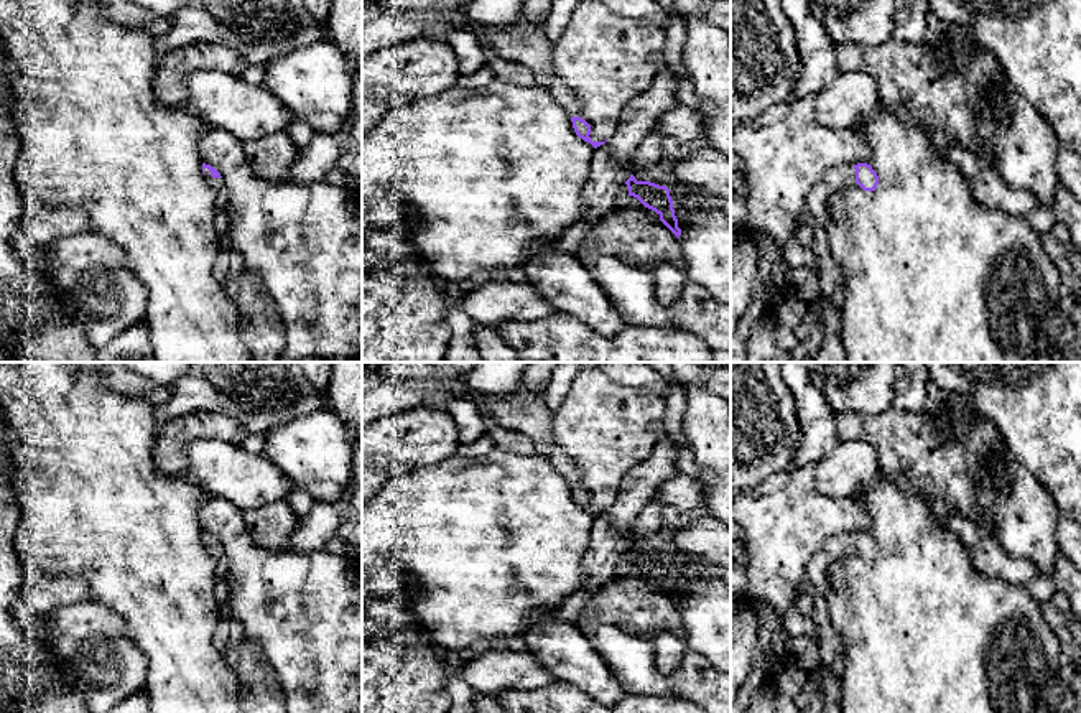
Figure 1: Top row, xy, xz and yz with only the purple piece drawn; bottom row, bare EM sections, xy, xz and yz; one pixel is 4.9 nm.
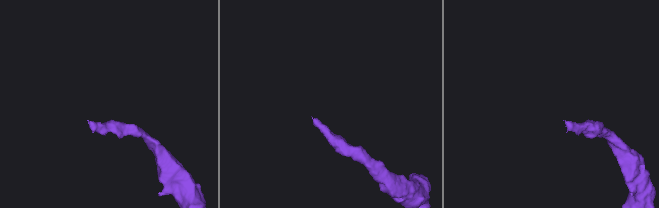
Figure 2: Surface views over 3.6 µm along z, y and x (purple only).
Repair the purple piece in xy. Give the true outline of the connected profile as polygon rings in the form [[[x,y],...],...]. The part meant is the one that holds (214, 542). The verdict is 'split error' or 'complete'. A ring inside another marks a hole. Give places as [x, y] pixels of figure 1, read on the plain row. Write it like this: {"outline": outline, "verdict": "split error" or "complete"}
{"outline": [[[202,532],[202,543],[216,562],[216,576],[224,578],[227,573],[227,563],[220,542],[211,534]]], "verdict": "split error"}

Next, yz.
{"outline": [[[839,532],[826,538],[824,545],[814,553],[806,565],[808,580],[814,588],[826,594],[833,586],[831,565],[841,557],[857,552],[864,560],[875,560],[879,545],[867,532]]], "verdict": "split error"}

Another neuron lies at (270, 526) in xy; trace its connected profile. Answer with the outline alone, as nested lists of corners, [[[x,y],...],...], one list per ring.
[[[286,499],[245,509],[242,517],[253,543],[267,550],[286,550],[301,522]]]

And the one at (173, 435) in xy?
[[[189,412],[160,425],[155,461],[161,473],[179,478],[188,468],[186,446],[196,440],[239,445],[248,431],[234,418],[216,412]]]

